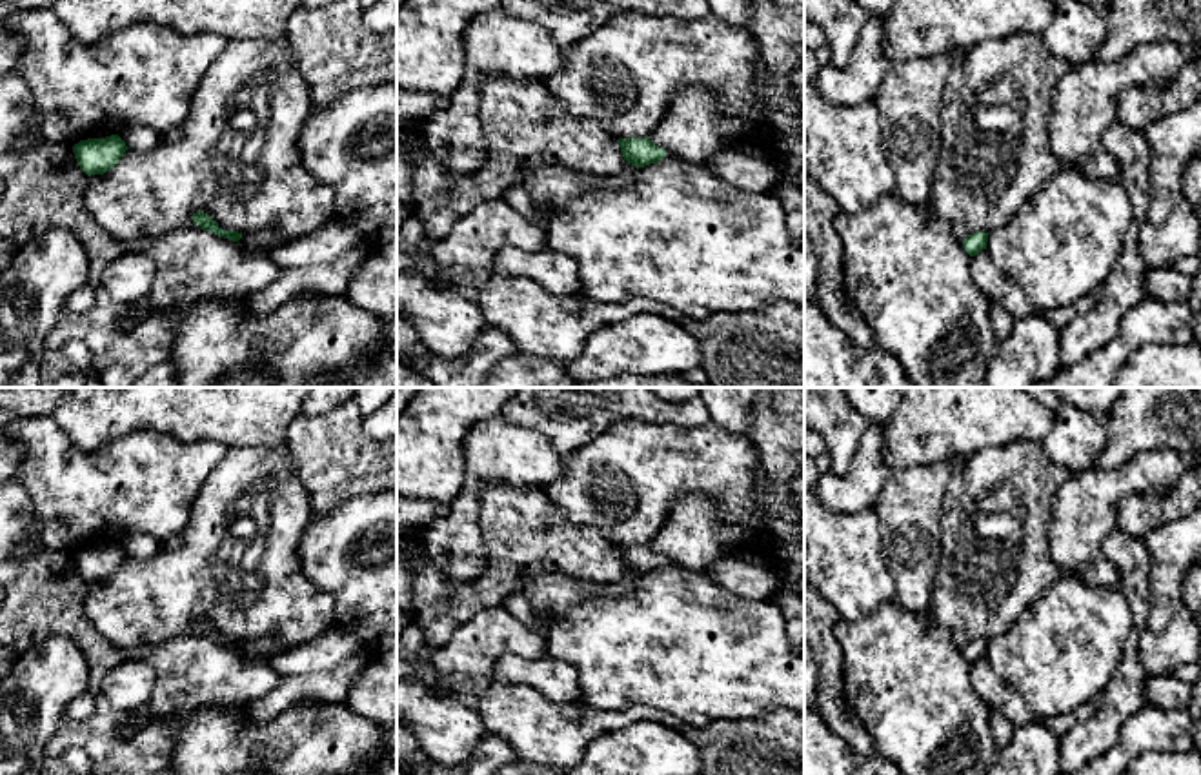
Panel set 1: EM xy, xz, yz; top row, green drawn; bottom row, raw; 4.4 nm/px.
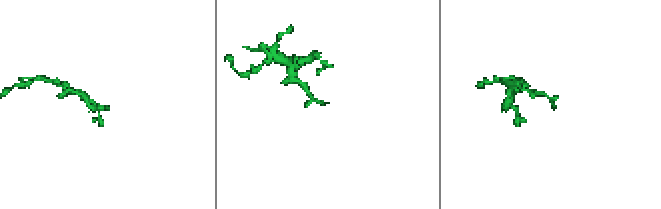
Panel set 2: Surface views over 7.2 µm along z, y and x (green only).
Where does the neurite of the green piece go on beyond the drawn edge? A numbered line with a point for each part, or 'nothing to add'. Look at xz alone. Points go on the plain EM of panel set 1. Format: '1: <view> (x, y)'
nothing to add

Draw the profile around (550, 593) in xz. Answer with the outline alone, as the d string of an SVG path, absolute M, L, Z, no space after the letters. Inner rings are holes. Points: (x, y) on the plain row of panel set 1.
M540 562L524 566L520 580L520 593L533 606L535 631L544 639L564 611L570 611L571 608L591 599L626 597L637 584L637 577L610 584L577 580L568 573L553 573Z

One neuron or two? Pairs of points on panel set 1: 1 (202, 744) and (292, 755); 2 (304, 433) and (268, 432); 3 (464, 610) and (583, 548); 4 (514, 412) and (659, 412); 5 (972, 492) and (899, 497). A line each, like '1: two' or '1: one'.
1: one
2: two
3: one
4: one
5: two

